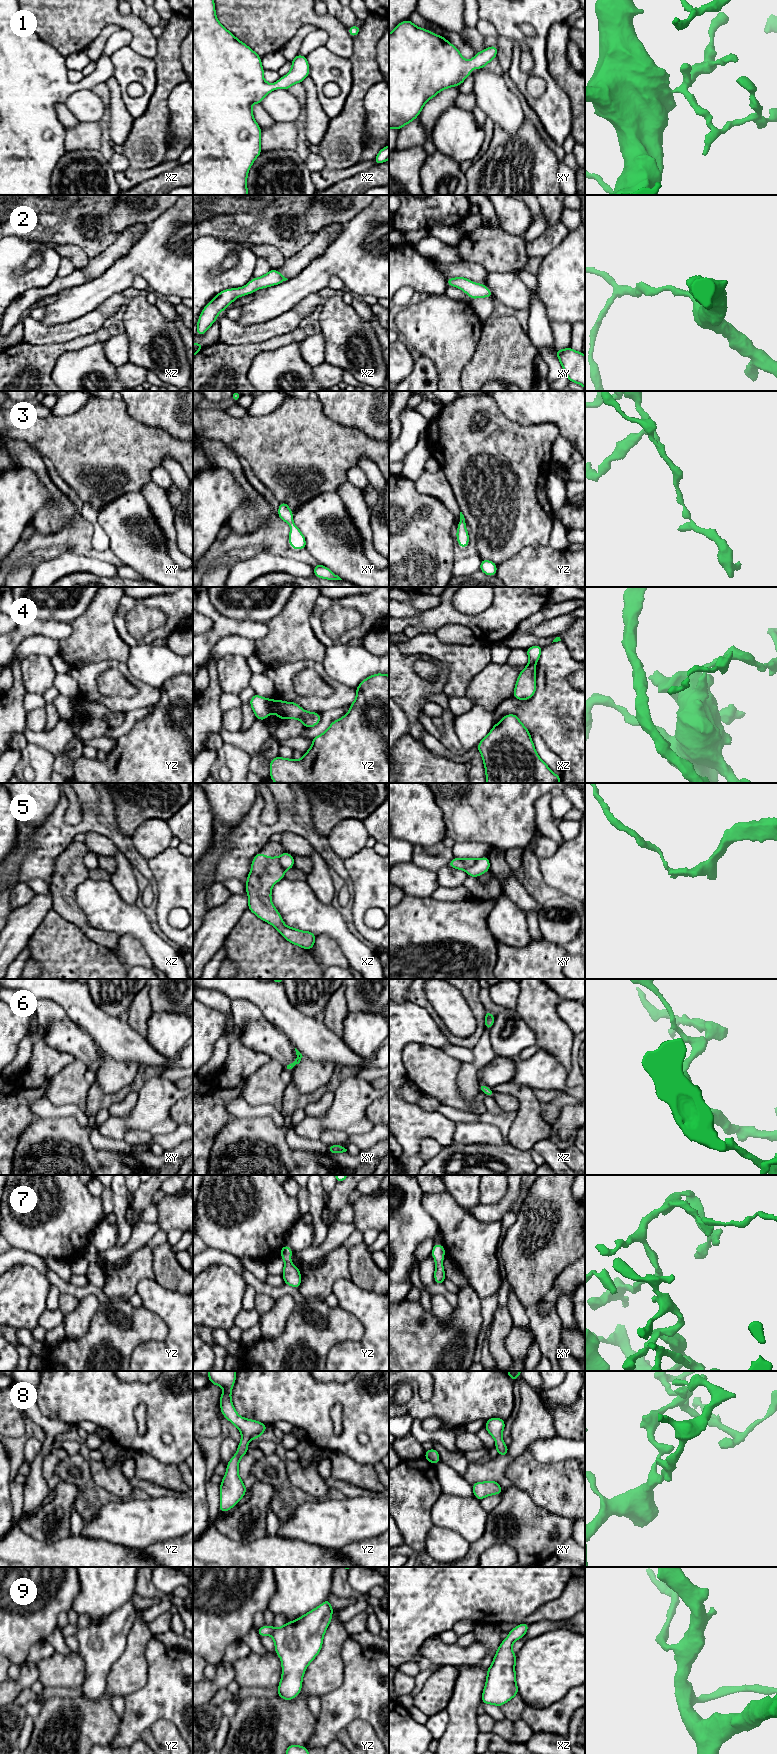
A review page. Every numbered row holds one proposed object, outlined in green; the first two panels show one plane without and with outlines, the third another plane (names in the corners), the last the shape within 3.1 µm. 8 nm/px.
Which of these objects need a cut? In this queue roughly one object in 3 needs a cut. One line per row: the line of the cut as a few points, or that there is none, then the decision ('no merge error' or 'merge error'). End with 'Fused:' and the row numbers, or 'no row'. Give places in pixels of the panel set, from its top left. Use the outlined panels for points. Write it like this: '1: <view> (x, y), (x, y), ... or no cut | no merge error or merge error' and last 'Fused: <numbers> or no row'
1: no cut | no merge error
2: no cut | no merge error
3: no cut | no merge error
4: yz (272, 700), (270, 711) | merge error
5: xz (277, 857), (278, 864), (284, 870) | merge error
6: no cut | no merge error
7: no cut | no merge error
8: no cut | no merge error
9: no cut | no merge error
Fused: 4, 5

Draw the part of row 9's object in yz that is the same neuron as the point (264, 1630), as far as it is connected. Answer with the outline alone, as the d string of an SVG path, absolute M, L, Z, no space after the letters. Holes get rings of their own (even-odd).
M327 1598L317 1608L280 1628L264 1625L256 1629L260 1637L270 1635L273 1638L274 1651L281 1658L282 1678L277 1695L282 1699L292 1700L301 1692L303 1675L322 1648L332 1614L333 1608Z

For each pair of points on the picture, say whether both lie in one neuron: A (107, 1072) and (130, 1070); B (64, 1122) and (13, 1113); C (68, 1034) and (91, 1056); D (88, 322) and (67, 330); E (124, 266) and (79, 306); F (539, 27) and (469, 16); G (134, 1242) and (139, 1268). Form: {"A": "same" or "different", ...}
{"A": "same", "B": "different", "C": "same", "D": "same", "E": "same", "F": "different", "G": "different"}

